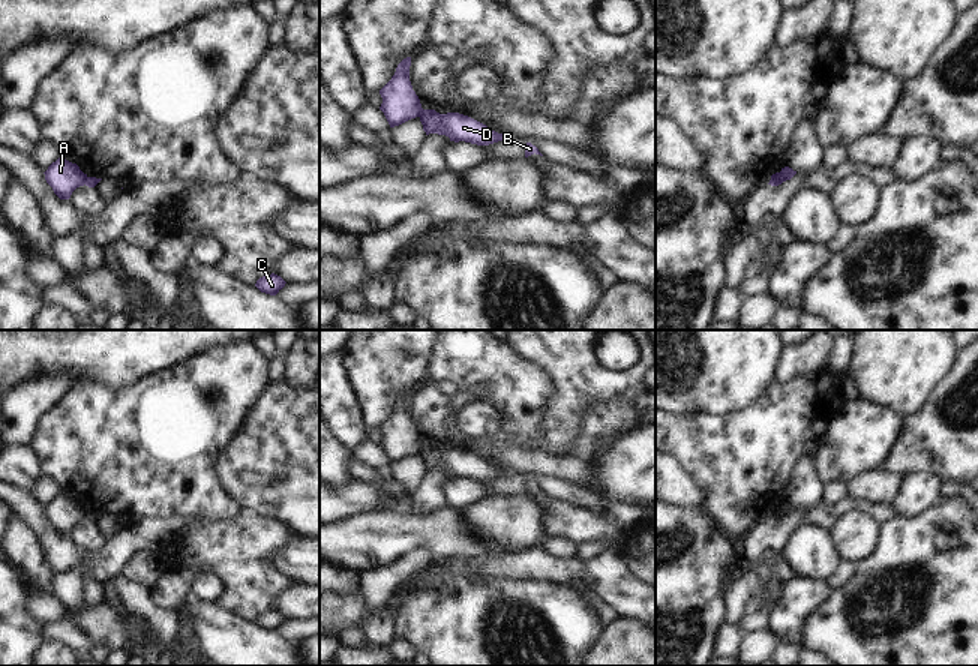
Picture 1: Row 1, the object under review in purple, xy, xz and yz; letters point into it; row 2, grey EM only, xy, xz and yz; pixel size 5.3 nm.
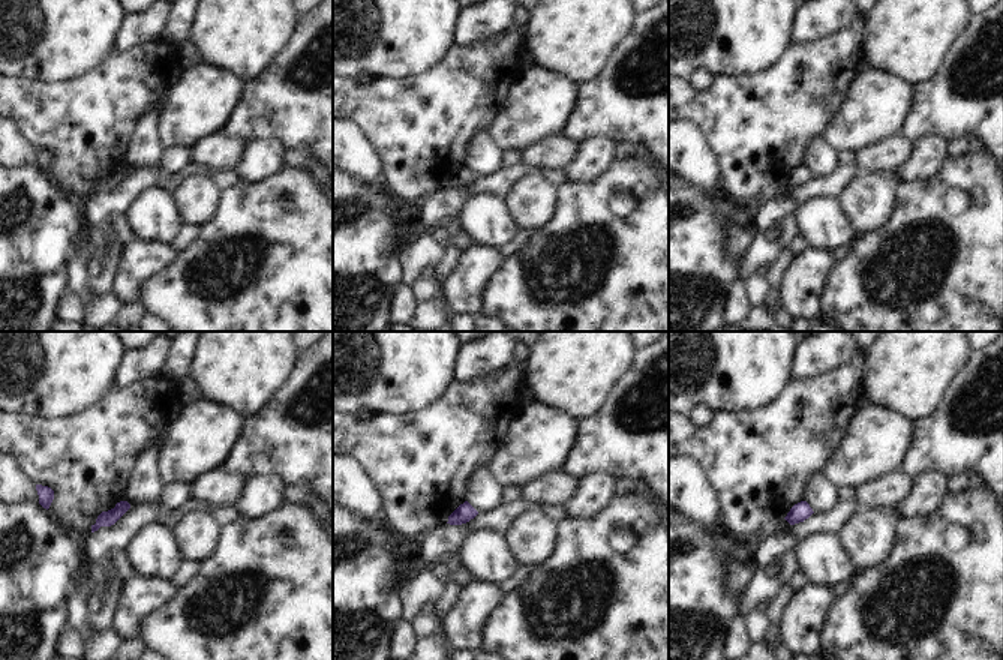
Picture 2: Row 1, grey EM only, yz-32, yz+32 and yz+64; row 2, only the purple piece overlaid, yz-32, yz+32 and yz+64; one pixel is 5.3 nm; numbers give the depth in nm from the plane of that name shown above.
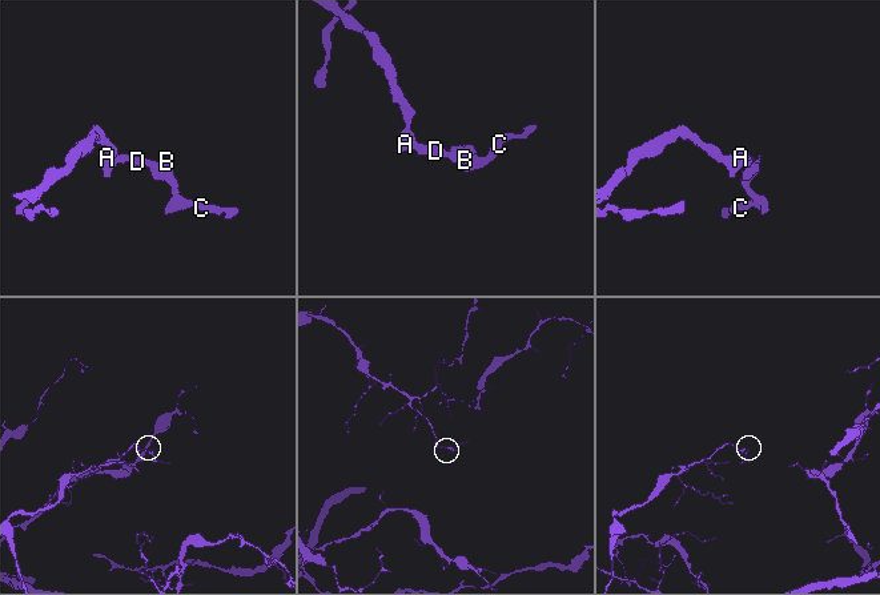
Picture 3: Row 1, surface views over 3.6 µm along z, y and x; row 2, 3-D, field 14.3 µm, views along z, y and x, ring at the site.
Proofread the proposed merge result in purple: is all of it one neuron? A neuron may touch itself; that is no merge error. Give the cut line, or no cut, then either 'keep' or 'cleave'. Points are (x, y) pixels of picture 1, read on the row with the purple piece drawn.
cut in xz along (422, 108), (419, 116); cleave

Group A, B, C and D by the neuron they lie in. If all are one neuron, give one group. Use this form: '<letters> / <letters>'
A / B C D

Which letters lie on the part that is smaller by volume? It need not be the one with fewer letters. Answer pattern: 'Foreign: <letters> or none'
Foreign: B, C, D

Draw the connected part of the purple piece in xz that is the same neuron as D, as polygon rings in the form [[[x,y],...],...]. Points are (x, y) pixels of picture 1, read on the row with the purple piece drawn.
[[[422,110],[420,122],[426,135],[446,135],[454,142],[465,141],[477,146],[489,146],[507,138],[486,124],[459,112],[440,114],[435,110]]]

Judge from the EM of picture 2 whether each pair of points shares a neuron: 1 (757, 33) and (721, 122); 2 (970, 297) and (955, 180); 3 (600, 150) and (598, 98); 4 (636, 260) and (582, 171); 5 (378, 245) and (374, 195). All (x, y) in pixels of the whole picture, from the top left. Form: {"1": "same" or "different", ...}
{"1": "different", "2": "same", "3": "different", "4": "different", "5": "same"}

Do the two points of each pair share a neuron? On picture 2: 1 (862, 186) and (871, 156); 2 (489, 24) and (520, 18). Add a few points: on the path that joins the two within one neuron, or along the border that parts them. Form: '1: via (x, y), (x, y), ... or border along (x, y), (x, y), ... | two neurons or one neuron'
1: border along (864, 171), (889, 174) | two neurons
2: border along (514, 15), (508, 29) | two neurons

